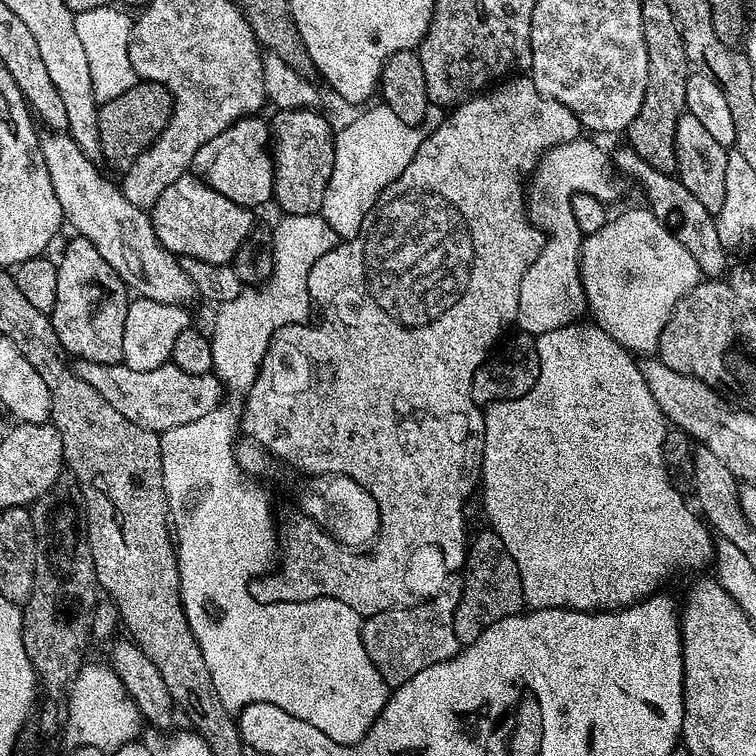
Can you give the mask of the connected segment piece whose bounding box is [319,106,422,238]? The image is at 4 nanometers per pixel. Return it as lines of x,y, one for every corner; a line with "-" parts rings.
383,106
367,108
341,132
339,129
335,133
334,170
322,198
319,215
340,238
359,234
366,214
370,214
376,200
400,177
402,170
410,166
422,139
421,129
415,124
402,122
394,110

